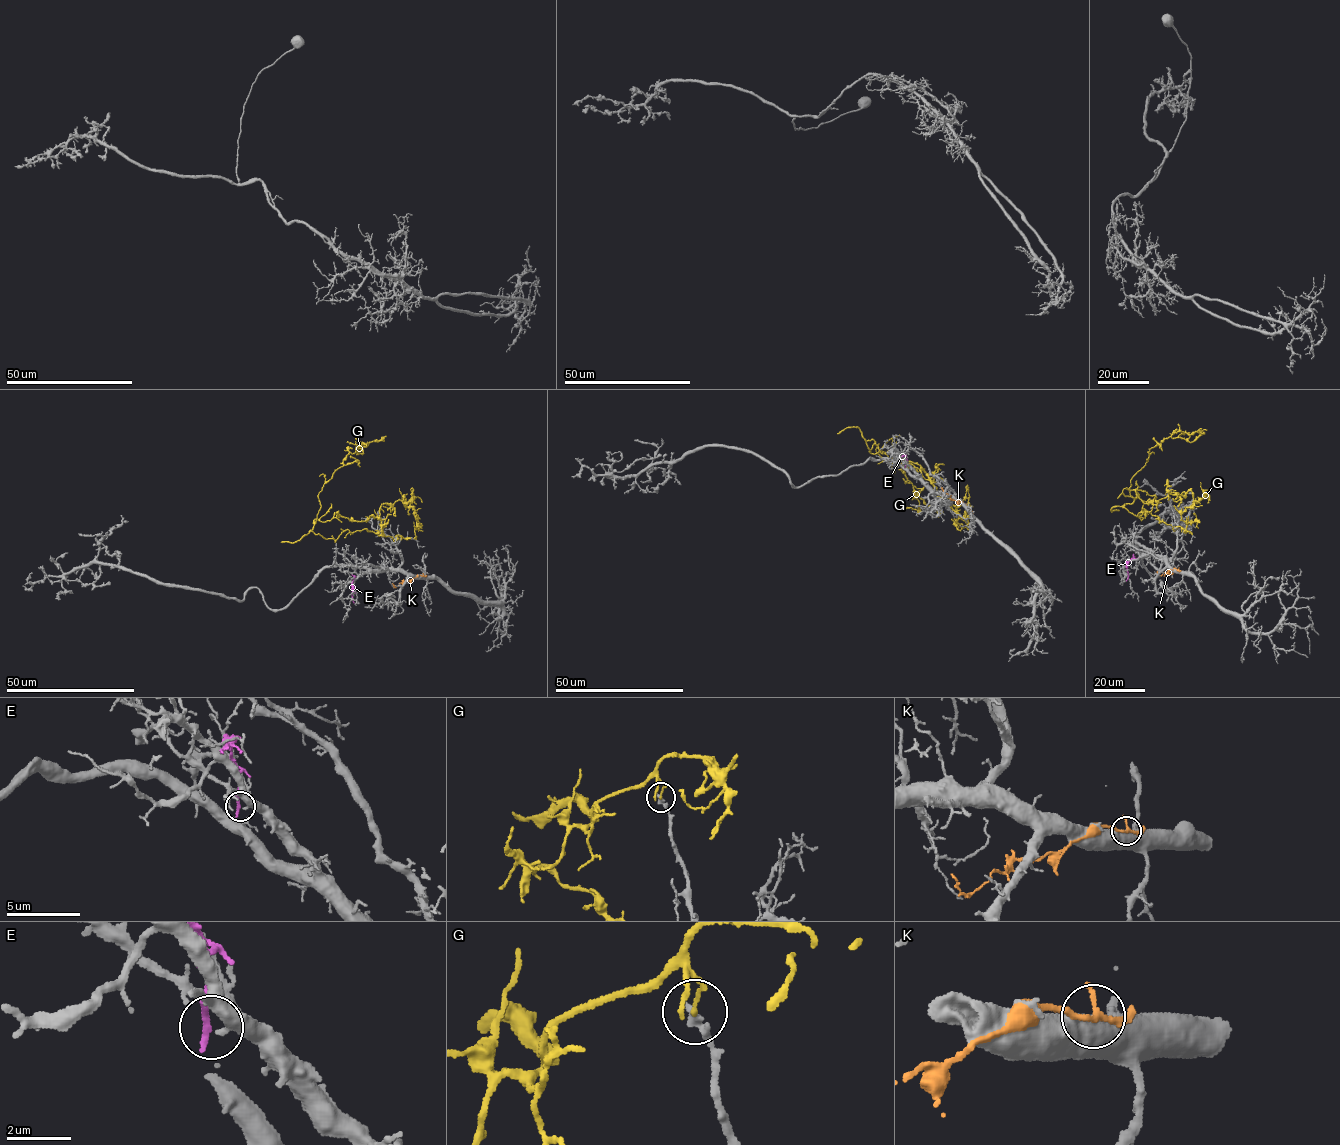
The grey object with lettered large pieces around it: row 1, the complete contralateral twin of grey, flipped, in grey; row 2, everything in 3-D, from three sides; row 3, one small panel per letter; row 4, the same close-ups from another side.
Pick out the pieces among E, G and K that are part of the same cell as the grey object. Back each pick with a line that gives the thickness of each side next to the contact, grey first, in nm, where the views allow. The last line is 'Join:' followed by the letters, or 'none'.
Join: none

